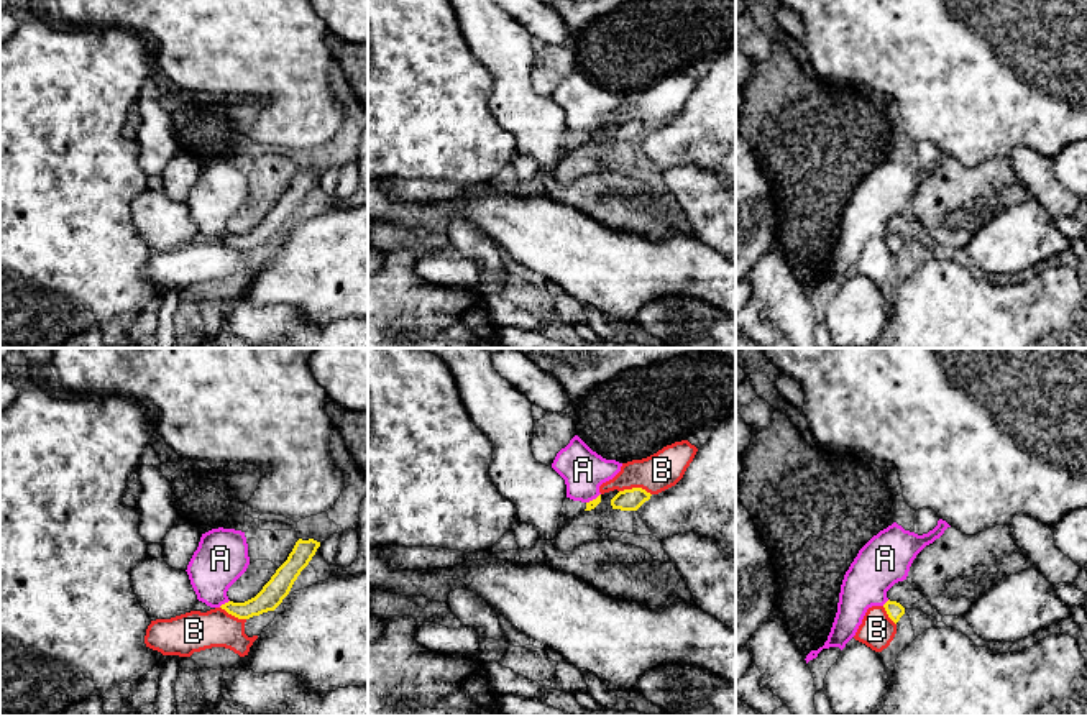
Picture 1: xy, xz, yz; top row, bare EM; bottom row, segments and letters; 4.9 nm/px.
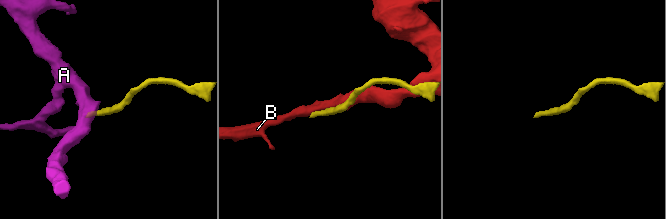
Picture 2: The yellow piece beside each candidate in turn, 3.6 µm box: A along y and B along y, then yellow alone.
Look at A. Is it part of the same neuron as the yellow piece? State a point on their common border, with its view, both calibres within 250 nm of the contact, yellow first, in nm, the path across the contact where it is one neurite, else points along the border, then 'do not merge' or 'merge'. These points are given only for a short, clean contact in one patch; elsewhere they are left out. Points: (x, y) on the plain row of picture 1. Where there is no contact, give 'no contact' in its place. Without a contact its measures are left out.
meets yellow in xy at (225, 235); 120 nm thick on the yellow side, 260 nm on the other; border along xy (229, 232), (219, 238); do not merge

